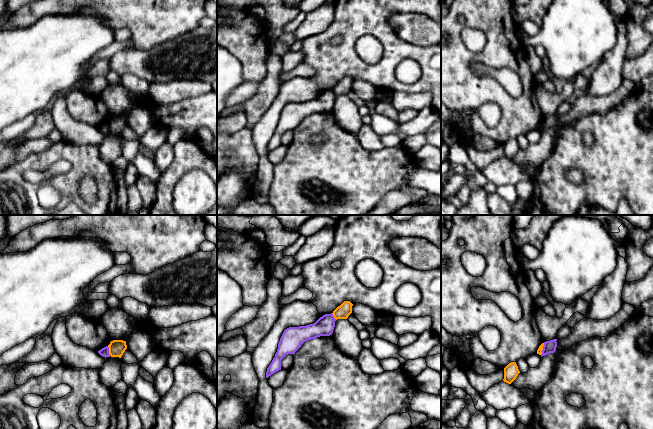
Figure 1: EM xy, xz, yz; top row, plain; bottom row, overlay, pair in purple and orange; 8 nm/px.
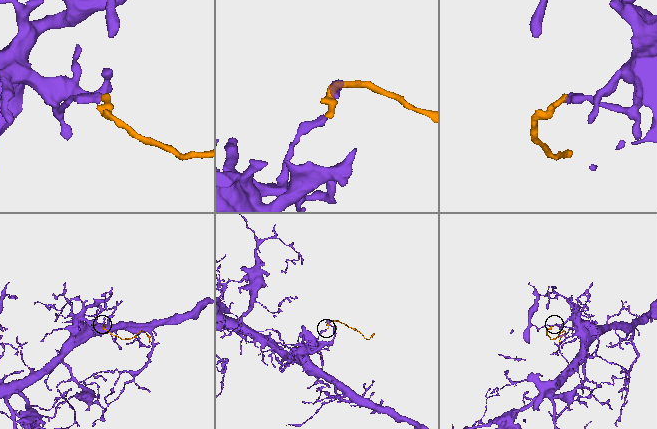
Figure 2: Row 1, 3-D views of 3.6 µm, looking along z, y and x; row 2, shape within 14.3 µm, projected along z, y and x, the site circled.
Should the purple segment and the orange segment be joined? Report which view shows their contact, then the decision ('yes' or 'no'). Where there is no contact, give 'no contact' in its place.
xy | no

